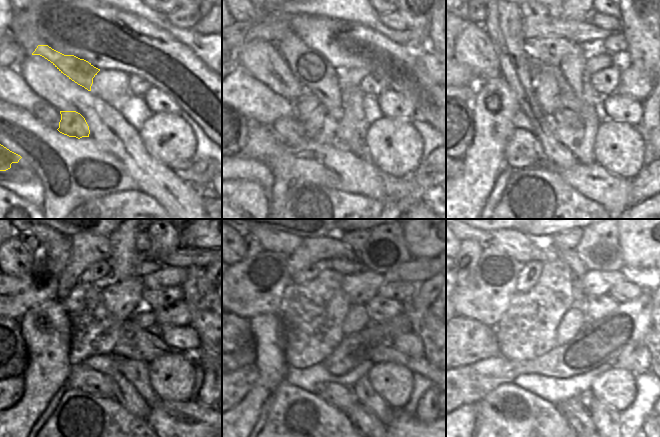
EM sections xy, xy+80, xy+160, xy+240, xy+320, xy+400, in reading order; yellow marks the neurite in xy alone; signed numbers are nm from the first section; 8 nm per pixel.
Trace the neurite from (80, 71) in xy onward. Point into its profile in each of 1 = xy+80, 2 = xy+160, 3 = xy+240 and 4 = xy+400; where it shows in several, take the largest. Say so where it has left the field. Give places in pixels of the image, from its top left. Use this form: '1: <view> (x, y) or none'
1: xy+80 (310, 69)
2: xy+160 (551, 91)
3: xy+240 (123, 298)
4: xy+400 (594, 282)

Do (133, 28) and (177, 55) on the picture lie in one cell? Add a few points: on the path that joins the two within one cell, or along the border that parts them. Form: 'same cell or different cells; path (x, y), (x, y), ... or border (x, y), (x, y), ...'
same cell; path (144, 35), (158, 49), (166, 53)

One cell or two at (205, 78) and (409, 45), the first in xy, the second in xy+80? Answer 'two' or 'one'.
two

